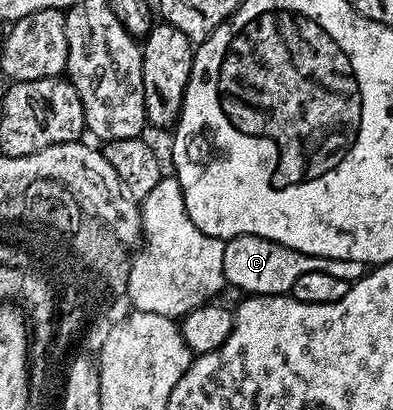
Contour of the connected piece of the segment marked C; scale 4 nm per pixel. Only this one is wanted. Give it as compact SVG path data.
M236 235L224 243L222 253L222 273L229 288L237 287L248 295L287 295L291 292L294 281L302 273L330 273L330 277L355 281L366 274L365 264L345 259L323 259L317 255L307 255L281 243L263 239L257 235Z

